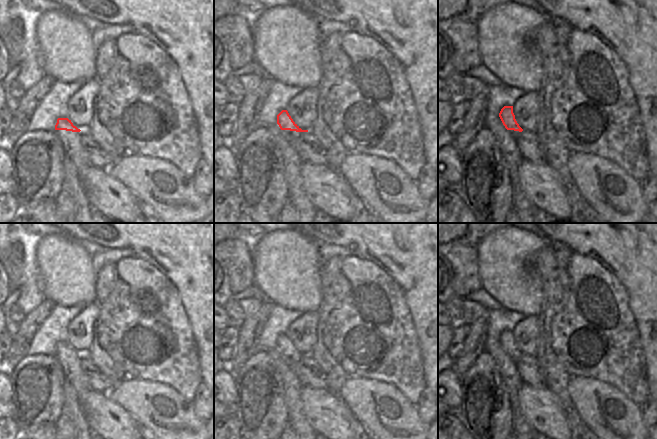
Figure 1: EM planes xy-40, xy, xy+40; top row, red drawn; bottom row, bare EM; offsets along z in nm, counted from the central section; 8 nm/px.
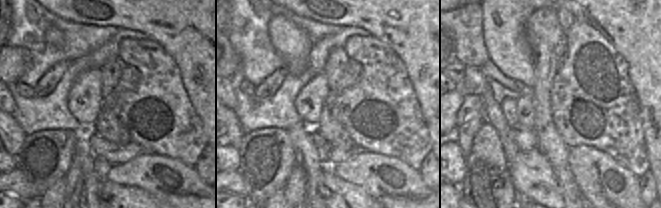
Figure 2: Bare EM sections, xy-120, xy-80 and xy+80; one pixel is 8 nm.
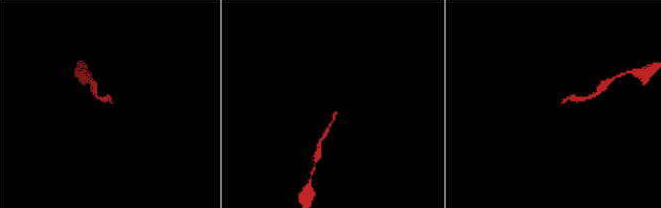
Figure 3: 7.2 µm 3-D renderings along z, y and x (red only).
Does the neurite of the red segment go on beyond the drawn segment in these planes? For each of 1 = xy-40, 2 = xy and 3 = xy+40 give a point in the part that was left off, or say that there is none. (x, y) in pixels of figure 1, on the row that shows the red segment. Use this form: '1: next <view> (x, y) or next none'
1: next none
2: next none
3: next none

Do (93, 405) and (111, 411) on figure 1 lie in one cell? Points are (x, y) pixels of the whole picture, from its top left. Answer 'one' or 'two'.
one

